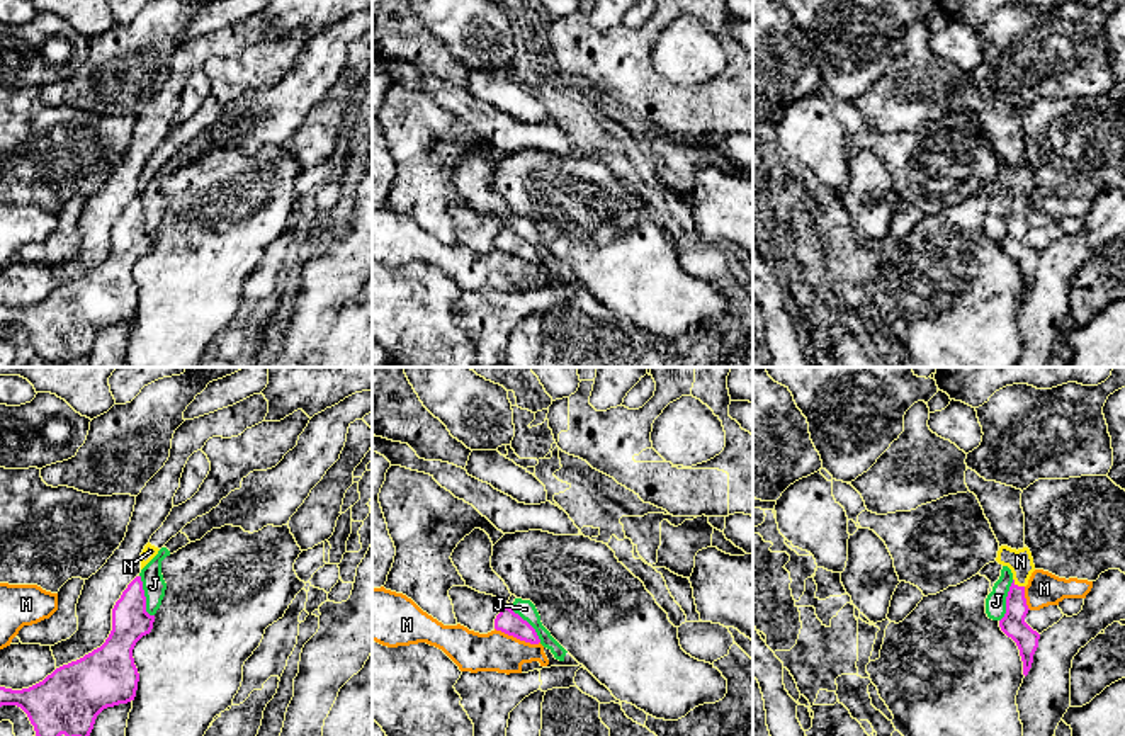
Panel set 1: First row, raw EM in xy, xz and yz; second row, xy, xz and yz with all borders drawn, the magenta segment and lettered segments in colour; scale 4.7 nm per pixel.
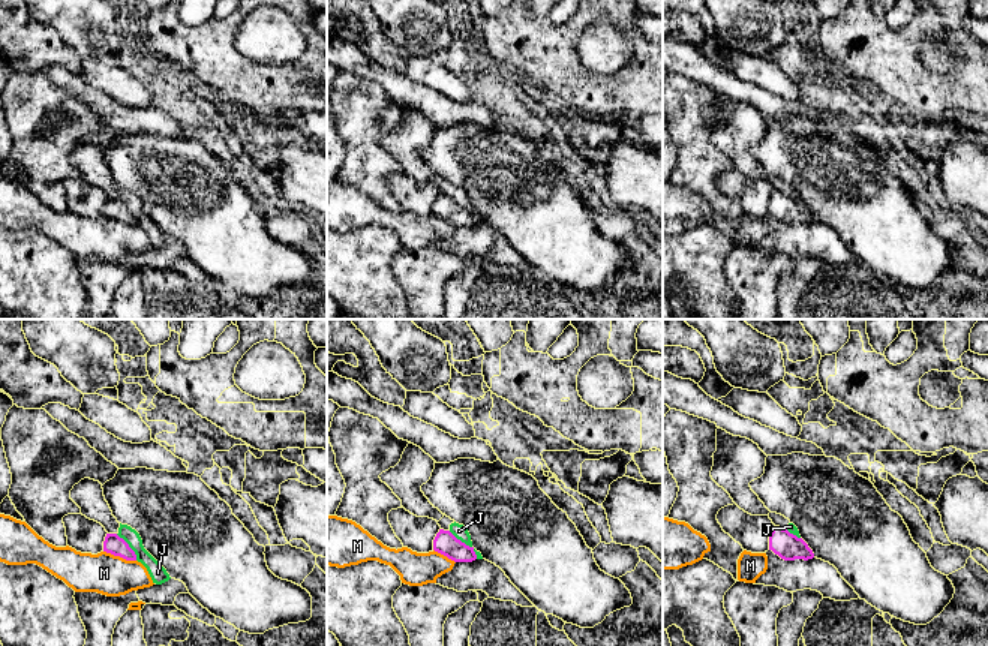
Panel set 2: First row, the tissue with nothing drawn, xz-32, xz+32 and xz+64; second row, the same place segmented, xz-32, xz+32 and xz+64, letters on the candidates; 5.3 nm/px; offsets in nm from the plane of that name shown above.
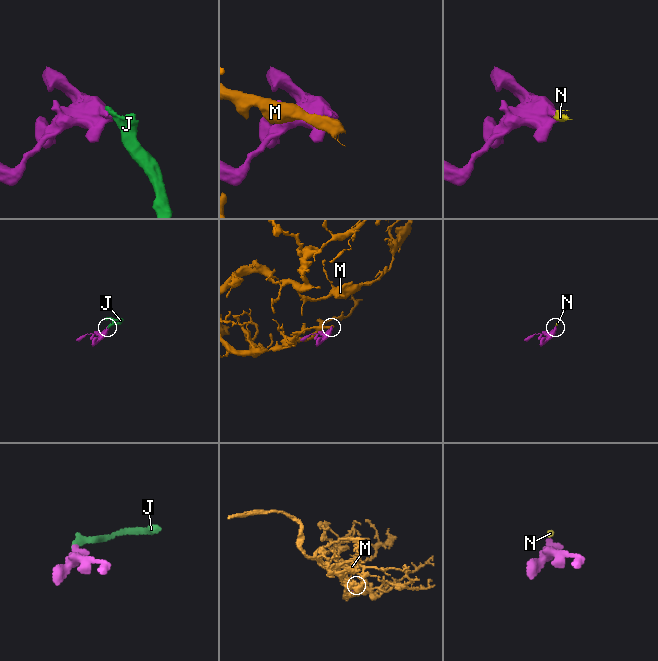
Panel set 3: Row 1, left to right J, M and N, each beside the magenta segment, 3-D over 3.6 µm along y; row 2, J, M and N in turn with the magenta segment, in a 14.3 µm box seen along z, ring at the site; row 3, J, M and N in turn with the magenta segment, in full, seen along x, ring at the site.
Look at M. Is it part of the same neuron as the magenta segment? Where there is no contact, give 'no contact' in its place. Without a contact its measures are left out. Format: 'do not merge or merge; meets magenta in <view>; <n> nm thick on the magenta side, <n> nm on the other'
do not merge; meets magenta in xz; 110 nm thick on the magenta side, 190 nm on the other

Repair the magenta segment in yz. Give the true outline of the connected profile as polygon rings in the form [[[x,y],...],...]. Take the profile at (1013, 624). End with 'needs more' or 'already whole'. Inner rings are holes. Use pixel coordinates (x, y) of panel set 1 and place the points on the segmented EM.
[[[1001,546],[996,561],[1008,566],[1013,573],[1013,583],[1006,597],[1006,614],[999,620],[999,627],[1016,643],[1023,661],[1023,675],[1026,677],[1040,639],[1040,634],[1025,622],[1030,610],[1025,598],[1025,586],[1035,571],[1033,558],[1028,547],[1016,551]]] | needs more

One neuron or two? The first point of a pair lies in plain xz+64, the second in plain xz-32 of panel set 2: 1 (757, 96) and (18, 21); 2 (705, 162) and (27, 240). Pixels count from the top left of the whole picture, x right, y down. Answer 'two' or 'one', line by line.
1: two
2: two

